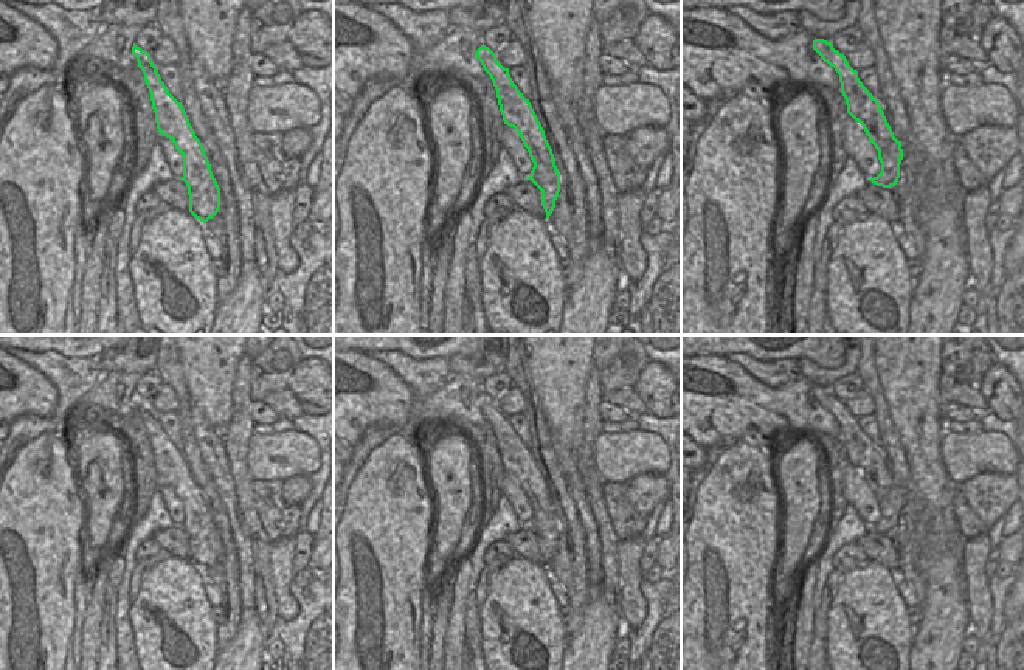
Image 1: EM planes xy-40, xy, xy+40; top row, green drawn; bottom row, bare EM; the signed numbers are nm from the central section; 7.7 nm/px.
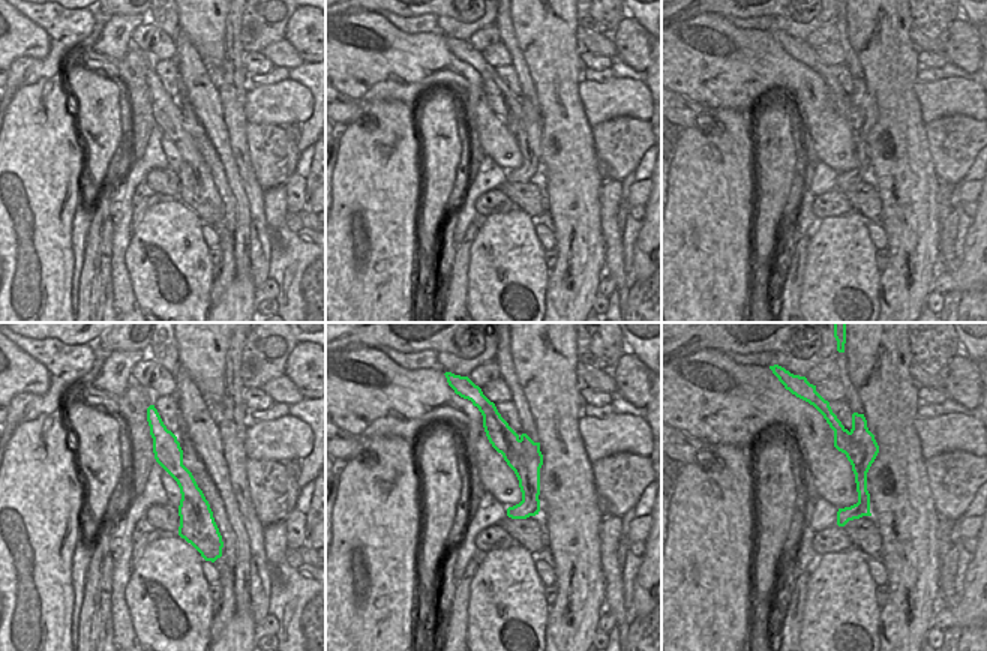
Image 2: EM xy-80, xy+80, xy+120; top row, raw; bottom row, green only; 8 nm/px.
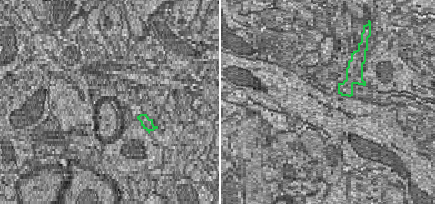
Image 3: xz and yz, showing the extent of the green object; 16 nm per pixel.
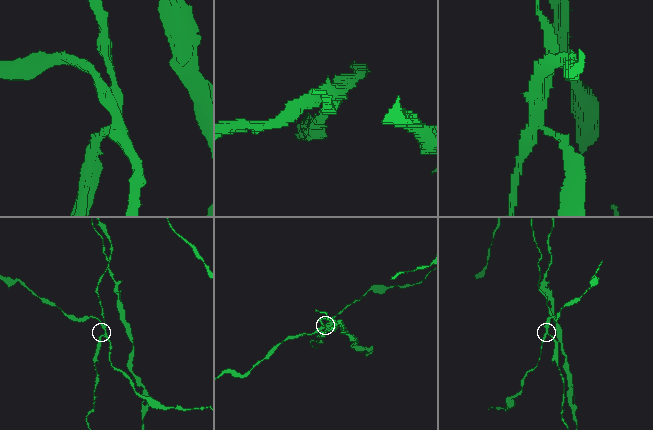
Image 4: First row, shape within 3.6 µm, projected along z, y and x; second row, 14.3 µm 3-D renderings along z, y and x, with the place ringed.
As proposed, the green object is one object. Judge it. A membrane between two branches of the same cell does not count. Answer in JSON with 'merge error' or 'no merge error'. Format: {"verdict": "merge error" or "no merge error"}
{"verdict": "merge error"}

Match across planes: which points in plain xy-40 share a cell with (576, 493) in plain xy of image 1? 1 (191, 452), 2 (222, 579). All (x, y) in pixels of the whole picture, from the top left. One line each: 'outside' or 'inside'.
1: outside
2: outside

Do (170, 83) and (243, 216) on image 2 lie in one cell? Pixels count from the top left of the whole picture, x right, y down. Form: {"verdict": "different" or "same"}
{"verdict": "different"}

